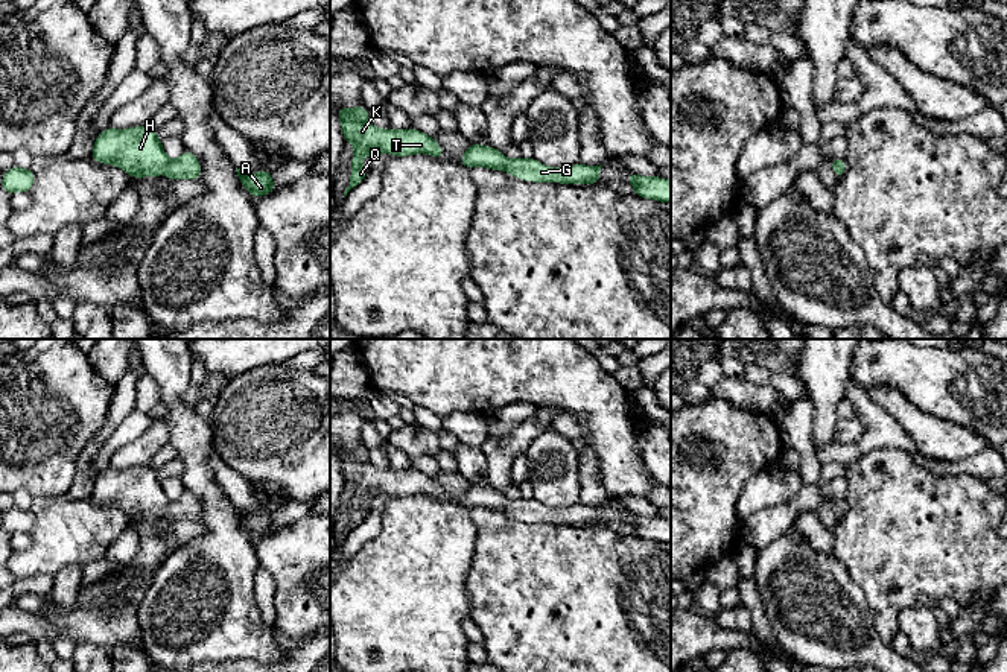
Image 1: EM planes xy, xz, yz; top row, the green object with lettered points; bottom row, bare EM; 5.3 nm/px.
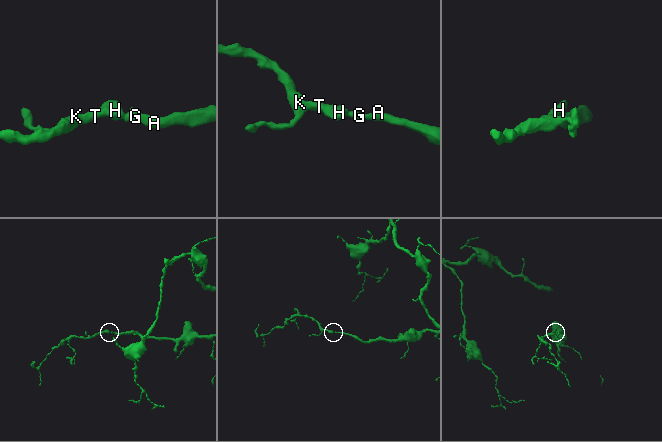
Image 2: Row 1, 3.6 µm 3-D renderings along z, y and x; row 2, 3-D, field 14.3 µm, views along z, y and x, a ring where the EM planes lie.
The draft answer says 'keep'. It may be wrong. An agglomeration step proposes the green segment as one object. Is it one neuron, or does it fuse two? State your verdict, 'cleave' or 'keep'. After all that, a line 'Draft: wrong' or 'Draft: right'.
keep
Draft: right

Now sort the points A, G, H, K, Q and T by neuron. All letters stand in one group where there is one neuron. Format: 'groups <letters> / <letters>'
groups A G H K Q T

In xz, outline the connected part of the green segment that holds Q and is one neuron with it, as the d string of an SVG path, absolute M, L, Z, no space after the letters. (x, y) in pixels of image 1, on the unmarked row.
M362 447L336 449L345 483L354 485L351 497L350 526L344 537L361 525L368 512L362 506L362 497L368 494L371 500L379 494L408 497L415 494L429 494L435 499L444 499L444 490L437 485L432 476L421 471L406 470L377 470L368 459L368 450Z

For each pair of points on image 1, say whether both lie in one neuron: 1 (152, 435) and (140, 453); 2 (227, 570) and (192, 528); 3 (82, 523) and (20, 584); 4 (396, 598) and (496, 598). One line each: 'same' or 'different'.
1: same
2: different
3: different
4: different

